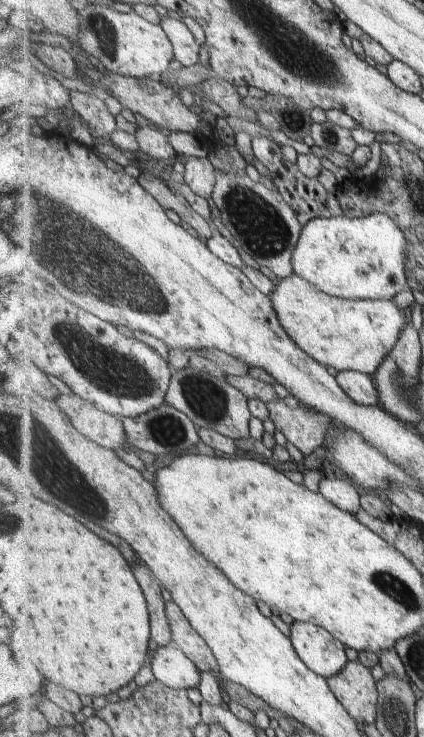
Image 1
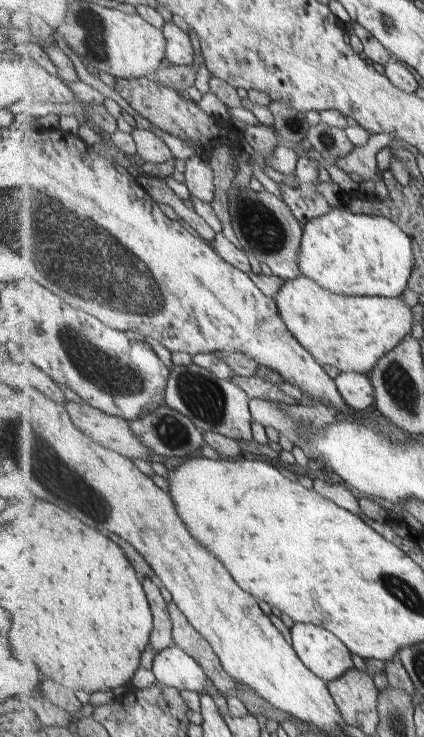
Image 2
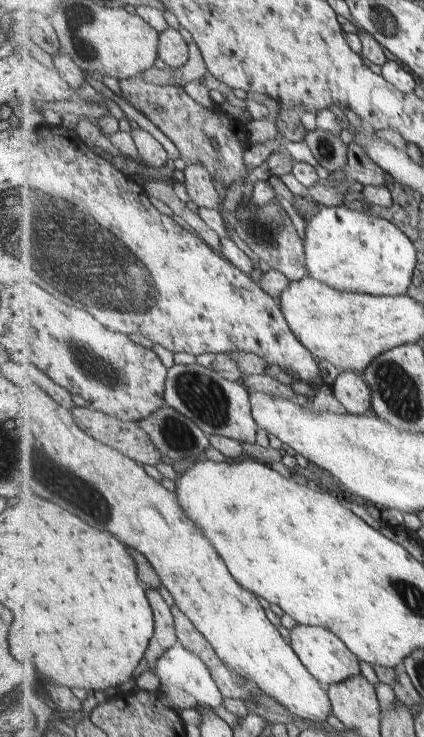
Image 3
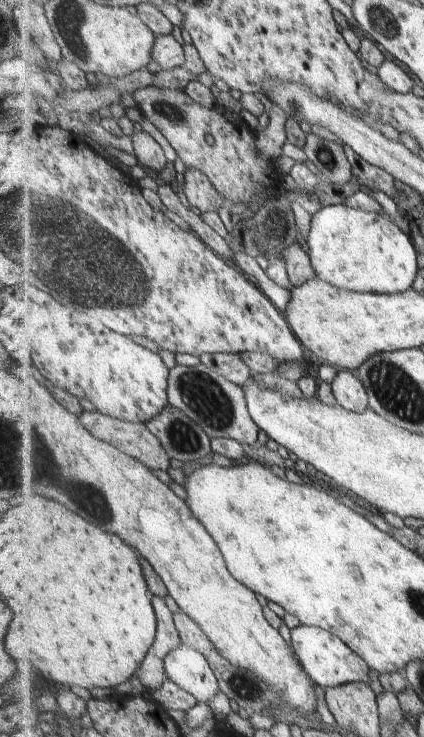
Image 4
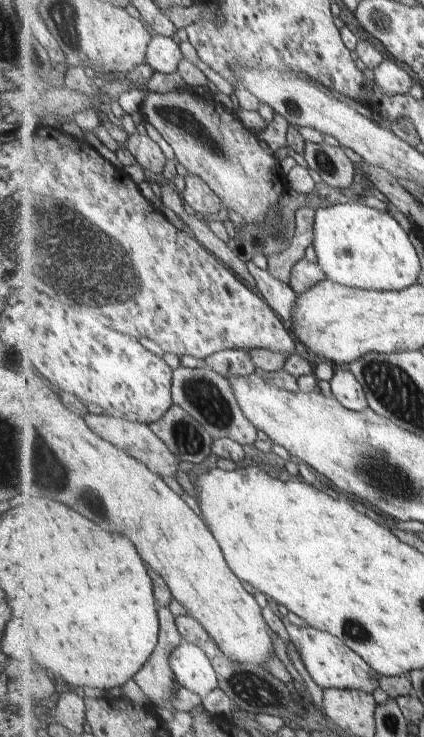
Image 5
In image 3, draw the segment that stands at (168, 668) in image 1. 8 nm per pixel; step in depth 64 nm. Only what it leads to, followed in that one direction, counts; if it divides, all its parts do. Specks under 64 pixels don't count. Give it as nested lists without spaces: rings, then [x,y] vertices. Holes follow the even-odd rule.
[[[181,644],[167,650],[159,660],[155,674],[161,683],[181,688],[191,694],[198,705],[212,708],[223,707],[223,694],[218,688],[206,663]]]

